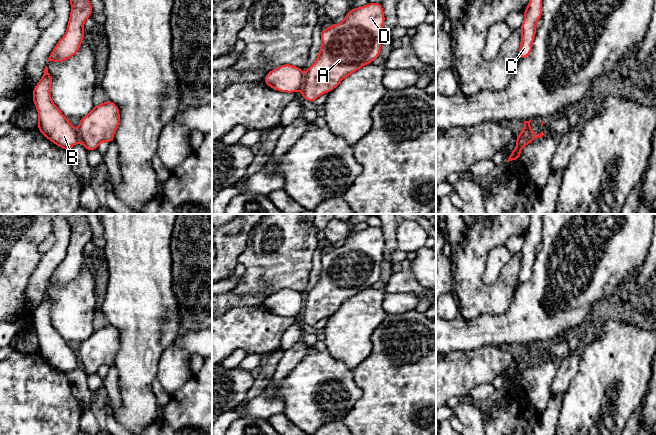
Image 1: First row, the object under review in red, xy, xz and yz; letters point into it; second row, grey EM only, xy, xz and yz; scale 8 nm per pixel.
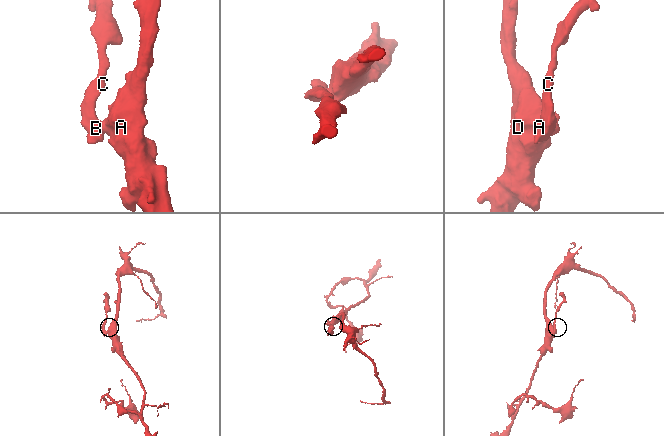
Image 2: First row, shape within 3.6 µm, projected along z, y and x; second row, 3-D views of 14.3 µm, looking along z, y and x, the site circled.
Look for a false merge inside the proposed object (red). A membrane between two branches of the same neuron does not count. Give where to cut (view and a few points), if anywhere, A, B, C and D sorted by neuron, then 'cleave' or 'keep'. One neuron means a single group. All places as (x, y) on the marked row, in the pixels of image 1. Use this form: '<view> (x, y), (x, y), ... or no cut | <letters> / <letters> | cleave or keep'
yz (523, 128), (534, 138) | A D / B C | cleave

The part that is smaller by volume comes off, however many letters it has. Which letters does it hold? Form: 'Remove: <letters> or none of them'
Remove: B, C

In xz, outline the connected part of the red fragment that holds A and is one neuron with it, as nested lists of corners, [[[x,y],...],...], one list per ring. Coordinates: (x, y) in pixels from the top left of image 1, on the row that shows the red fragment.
[[[369,3],[350,10],[345,19],[321,30],[321,47],[315,62],[307,69],[302,97],[314,102],[320,95],[331,92],[353,72],[370,64],[380,55],[385,16],[381,3]]]

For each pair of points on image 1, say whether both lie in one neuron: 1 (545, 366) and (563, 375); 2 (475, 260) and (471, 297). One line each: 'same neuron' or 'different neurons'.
1: different neurons
2: same neuron

